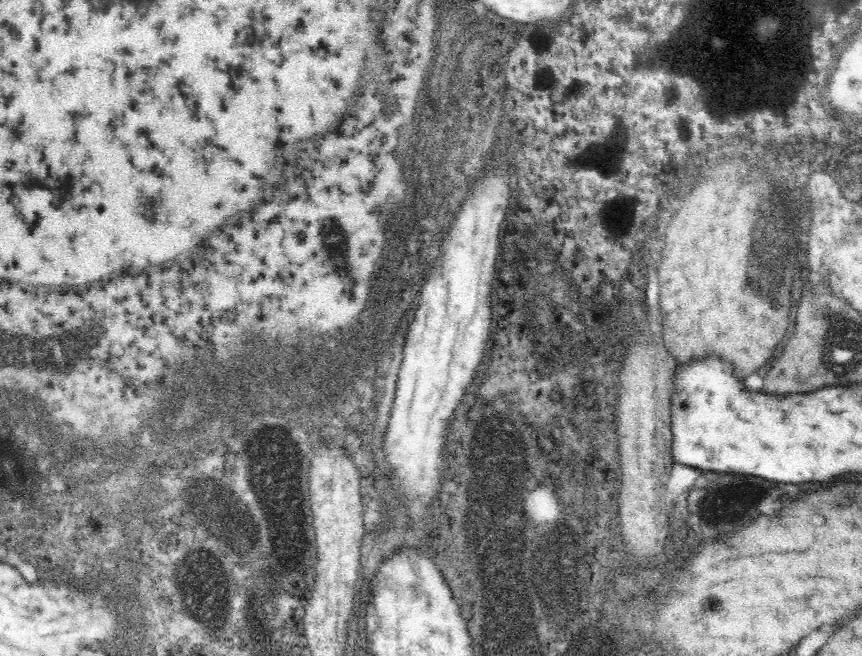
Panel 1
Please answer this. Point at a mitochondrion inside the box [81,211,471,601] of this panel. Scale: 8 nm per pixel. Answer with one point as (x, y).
(192, 452)

